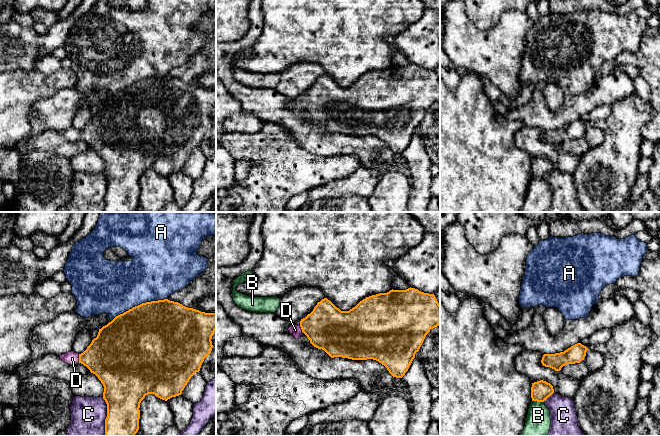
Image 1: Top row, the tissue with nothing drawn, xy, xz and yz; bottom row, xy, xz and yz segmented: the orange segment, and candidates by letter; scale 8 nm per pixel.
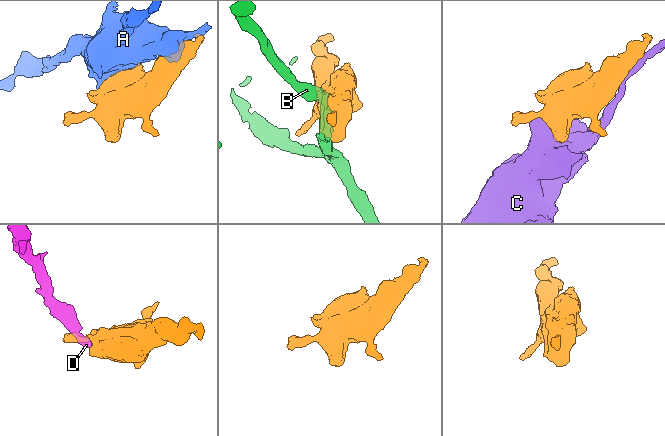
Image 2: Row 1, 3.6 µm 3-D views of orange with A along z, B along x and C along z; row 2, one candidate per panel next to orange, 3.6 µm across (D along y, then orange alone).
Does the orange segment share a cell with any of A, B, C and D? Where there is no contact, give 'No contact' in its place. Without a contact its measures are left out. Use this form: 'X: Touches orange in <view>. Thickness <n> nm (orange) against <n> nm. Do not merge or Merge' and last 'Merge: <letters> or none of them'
A: Touches orange in xy. Thickness 500 nm (orange) against 440 nm. Do not merge
B: Touches orange in yz. Thickness 160 nm (orange) against 200 nm. Do not merge
C: Touches orange in xy. Thickness 320 nm (orange) against 300 nm. Do not merge
D: Touches orange in xy. Thickness 380 nm (orange) against 110 nm. Merge
Merge: D

